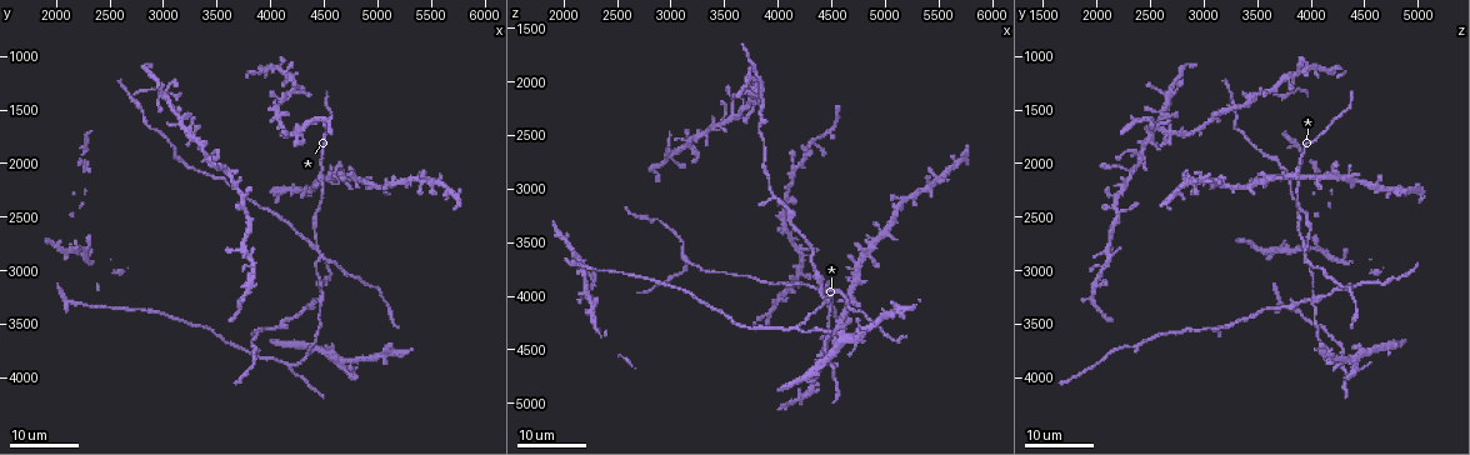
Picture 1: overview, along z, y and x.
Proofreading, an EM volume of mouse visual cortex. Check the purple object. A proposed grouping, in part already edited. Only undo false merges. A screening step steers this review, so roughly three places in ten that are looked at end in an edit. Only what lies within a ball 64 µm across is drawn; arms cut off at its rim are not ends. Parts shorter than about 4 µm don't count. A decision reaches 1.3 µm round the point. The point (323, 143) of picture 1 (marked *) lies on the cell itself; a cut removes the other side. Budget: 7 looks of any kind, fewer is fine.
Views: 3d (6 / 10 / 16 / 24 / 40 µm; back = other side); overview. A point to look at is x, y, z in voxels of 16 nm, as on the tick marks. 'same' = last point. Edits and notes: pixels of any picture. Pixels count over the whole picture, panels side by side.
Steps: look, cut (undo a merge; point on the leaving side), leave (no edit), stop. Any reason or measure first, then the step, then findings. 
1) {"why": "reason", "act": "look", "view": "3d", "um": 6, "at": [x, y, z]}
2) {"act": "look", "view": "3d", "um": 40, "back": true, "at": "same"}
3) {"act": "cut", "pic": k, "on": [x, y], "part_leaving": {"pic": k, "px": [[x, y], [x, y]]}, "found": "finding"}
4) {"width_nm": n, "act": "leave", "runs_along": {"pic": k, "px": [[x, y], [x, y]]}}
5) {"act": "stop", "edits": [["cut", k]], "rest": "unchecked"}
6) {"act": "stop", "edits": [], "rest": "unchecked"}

{"act": "look", "view": "3d", "um": 16, "at": [3420, 1920, 2400]}

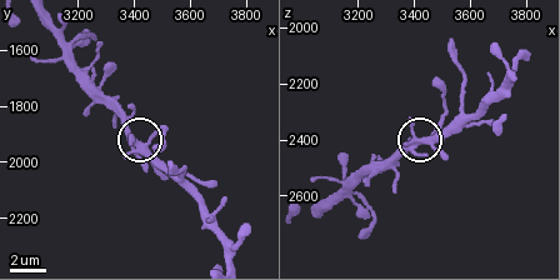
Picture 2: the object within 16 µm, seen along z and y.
{"why": "closer look", "act": "look", "view": "3d", "um": 10, "at": [3430, 1940, 2400]}

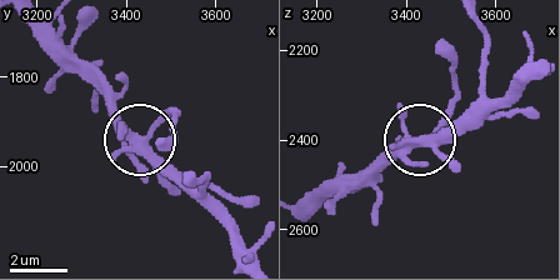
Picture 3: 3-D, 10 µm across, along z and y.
{"width_nm": 340, "act": "leave", "runs_along": {"pic": 3, "px": [[254, 253], [149, 145], [149, 130], [175, 111]]}, "found": "one cell here"}

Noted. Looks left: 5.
{"why": "three-way junction", "act": "look", "view": "3d", "um": 24, "at": [4160, 3920, 4300]}

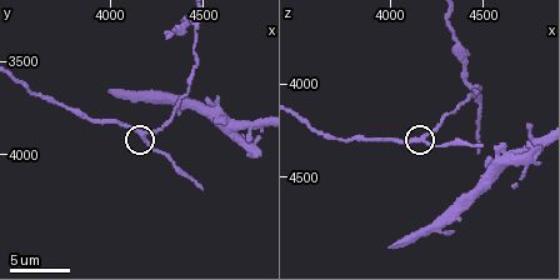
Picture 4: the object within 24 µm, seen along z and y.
{"why": "zoom in", "act": "look", "view": "3d", "um": 10, "at": [4160, 3880, 4280]}

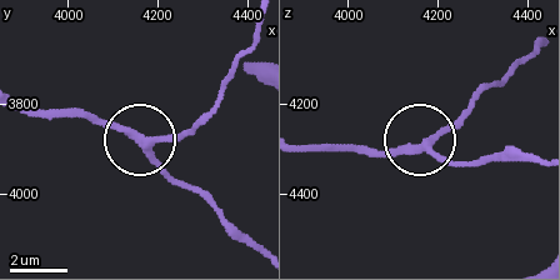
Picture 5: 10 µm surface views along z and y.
{"act": "look", "view": "3d", "um": 6, "at": [4180, 3895, 4300]}

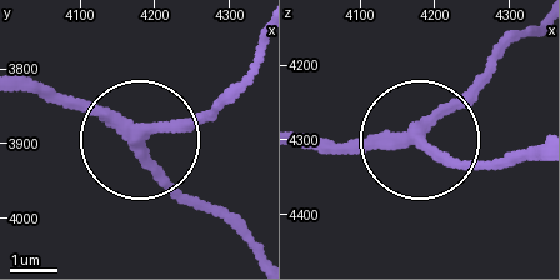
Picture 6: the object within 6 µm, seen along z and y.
{"width_nm": 250, "act": "leave", "runs_along": {"pic": 6, "px": [[253, 75], [138, 134], [145, 158], [213, 214]]}, "found": "continuous, no second cell"}

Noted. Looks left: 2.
{"why": "four arms meet", "act": "look", "view": "3d", "um": 16, "at": [4480, 3300, 4020]}

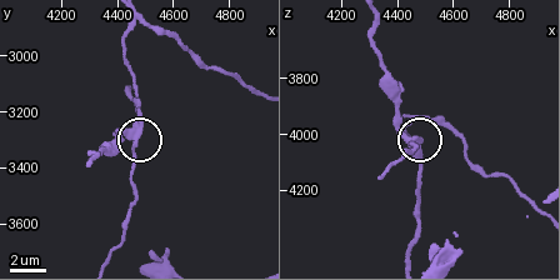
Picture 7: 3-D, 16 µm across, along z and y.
{"act": "look", "view": "3d", "um": 10, "at": "same"}

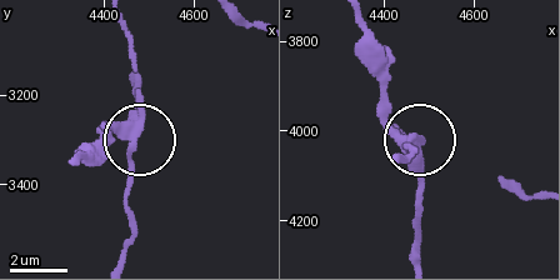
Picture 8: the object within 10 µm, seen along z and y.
{"arms": 4, "act": "cut", "pic": 8, "on": [388, 108], "part_leaving": {"pic": 8, "px": [[408, 139], [391, 124], [365, 24]]}, "found": "two cells meet here"}

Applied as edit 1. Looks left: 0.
{"act": "stop", "edits": [["cut", 8]], "rest": "unchecked"}

